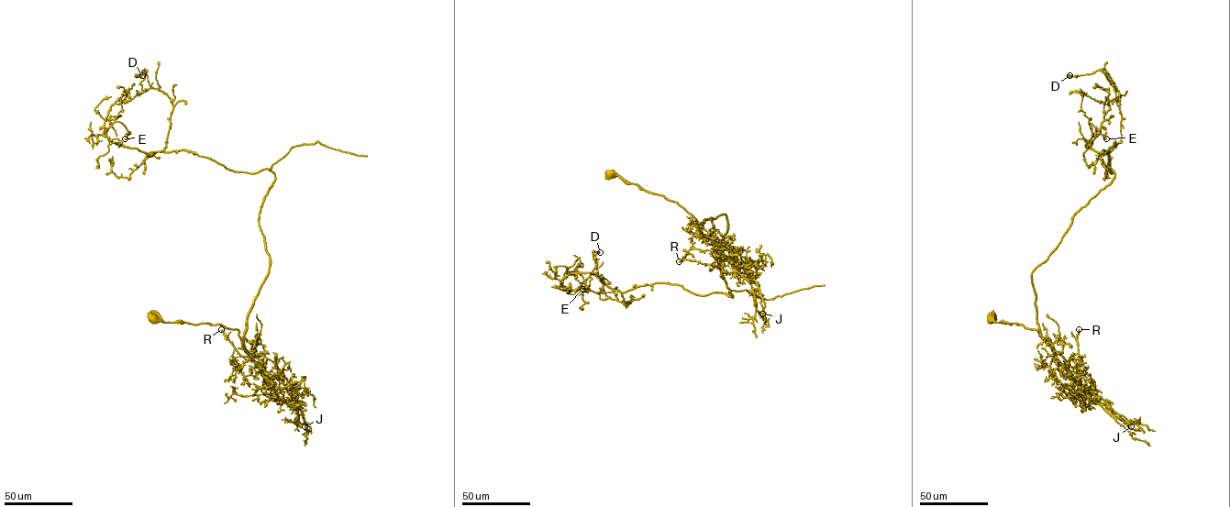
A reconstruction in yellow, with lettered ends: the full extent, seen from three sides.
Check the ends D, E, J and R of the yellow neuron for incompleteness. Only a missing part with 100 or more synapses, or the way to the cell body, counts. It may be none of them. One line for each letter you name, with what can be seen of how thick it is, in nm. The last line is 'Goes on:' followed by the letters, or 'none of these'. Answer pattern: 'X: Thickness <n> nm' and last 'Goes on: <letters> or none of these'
Goes on: none of these

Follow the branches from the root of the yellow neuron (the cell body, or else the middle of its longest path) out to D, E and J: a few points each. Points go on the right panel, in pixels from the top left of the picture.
D: (991, 317), (1044, 339), (1032, 271), (1114, 176), (1101, 154), (1120, 140), (1119, 92), (1102, 69), (1069, 75)
E: (991, 317), (1044, 339), (1032, 273), (1113, 177), (1101, 160), (1109, 152), (1090, 148), (1089, 121), (1106, 138)
J: (991, 317), (996, 322), (1021, 324), (1036, 329), (1090, 399), (1102, 399), (1122, 418), (1142, 430), (1131, 426)

